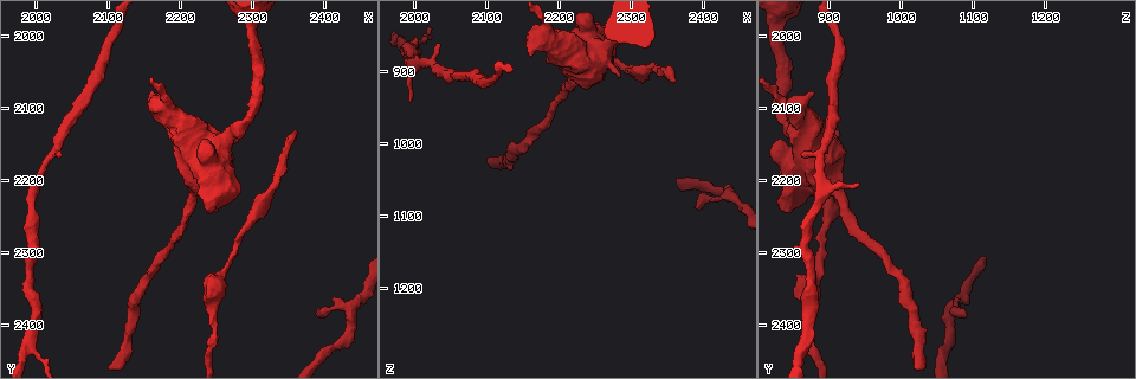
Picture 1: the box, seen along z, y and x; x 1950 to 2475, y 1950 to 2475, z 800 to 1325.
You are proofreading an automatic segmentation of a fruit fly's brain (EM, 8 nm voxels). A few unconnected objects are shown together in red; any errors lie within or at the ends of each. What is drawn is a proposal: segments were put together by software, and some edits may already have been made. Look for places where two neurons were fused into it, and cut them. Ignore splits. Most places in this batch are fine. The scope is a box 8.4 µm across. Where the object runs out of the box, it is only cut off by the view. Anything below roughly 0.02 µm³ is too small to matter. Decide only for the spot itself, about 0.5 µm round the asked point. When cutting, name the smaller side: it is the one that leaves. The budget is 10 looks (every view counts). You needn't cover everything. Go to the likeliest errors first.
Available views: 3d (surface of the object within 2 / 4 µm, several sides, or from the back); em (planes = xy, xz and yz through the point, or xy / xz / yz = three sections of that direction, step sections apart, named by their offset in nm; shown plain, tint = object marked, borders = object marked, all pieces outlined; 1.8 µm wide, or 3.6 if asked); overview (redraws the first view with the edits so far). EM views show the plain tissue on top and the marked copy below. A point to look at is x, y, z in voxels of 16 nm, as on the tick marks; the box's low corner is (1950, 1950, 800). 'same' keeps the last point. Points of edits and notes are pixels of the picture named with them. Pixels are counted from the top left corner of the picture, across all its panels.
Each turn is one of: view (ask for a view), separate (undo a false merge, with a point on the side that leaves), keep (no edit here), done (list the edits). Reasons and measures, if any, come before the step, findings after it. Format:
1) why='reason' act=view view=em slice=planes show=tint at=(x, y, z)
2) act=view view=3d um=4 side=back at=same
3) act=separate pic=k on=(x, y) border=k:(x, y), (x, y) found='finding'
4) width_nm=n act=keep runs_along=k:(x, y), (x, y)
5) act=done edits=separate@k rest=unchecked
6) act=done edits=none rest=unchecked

why='sudden change in width' act=view view=em slice=planes show=tint at=(1985, 2430, 865)

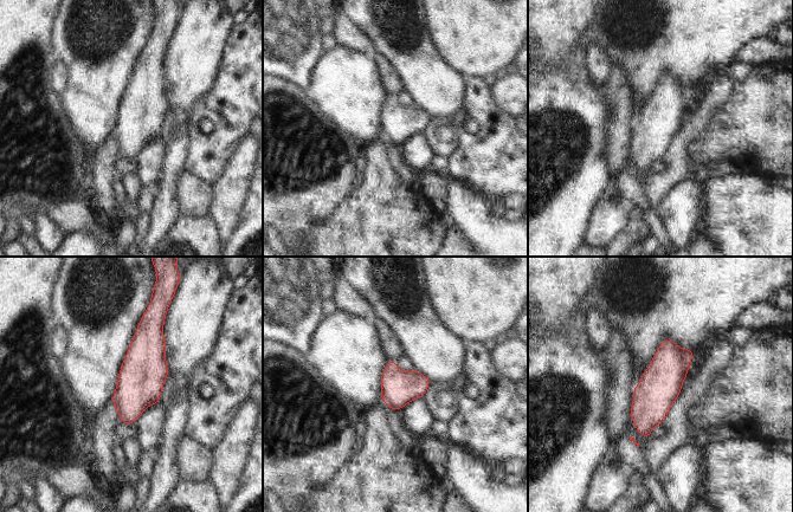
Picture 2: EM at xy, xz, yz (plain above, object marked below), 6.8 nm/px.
width_nm=240 act=keep found='one neuron here'

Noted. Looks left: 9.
why='sudden change in width' act=view view=em slice=planes show=tint at=(2260, 2335, 880)

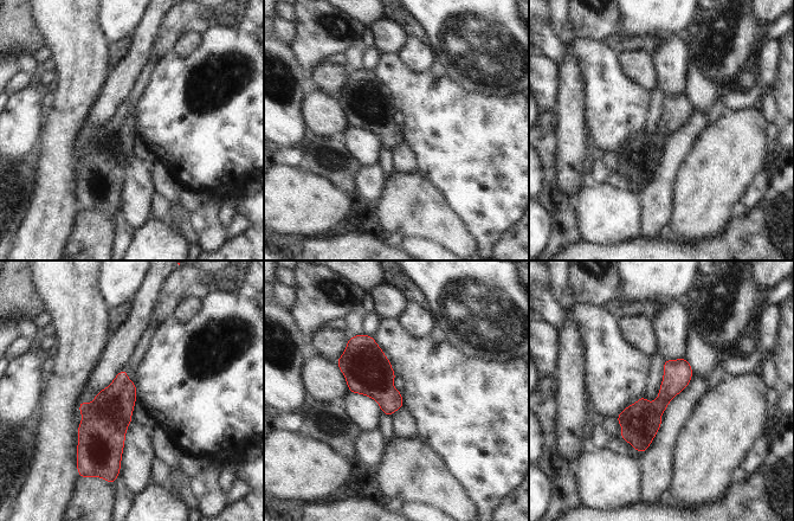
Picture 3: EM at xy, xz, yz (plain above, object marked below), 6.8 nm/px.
width_nm=190 act=keep found='continuous, no second neuron'

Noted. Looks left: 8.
why='sudden change in width' act=view view=em um=3.6 slice=planes show=tint at=(2255, 2195, 860)

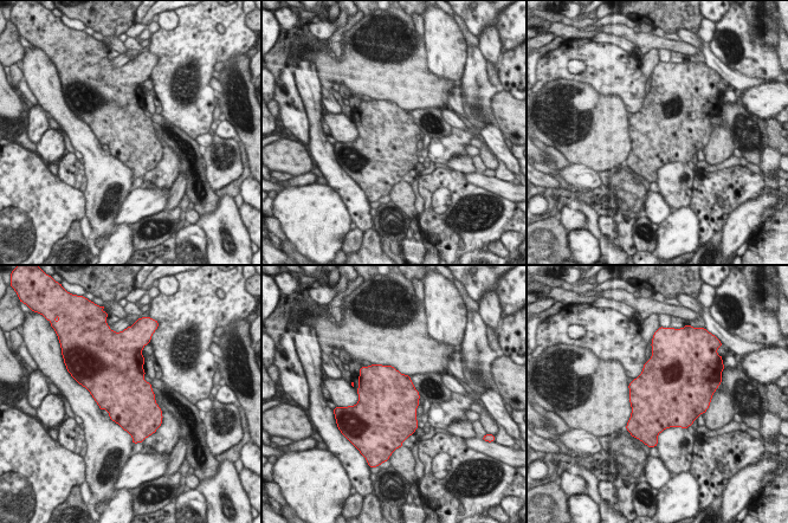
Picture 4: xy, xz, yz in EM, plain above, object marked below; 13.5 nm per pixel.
act=keep found='one neuron here'

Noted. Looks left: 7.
why='sudden change in width' act=view view=3d um=4 at=(2185, 2105, 855)

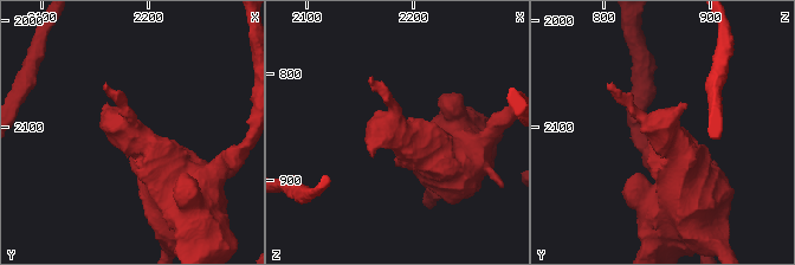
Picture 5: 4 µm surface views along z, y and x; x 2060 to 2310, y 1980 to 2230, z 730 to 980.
why='need the tissue' act=view view=em um=3.6 slice=xz step=4 show=tint at=(2182, 2104, 852)

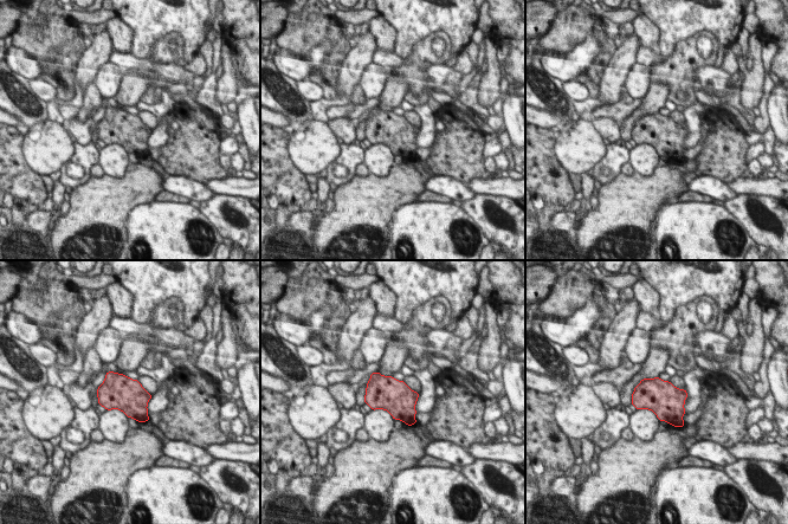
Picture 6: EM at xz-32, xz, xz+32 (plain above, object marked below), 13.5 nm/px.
act=view view=em um=3.6 slice=planes show=tint at=same

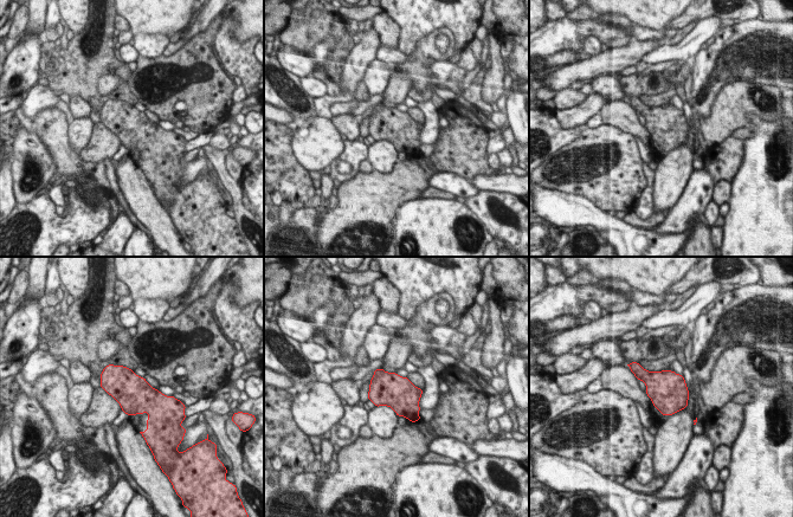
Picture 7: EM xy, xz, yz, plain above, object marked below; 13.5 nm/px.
width_nm=460 act=keep found='continuous, no second neuron'

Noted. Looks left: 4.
act=done edits=none rest=unchecked

